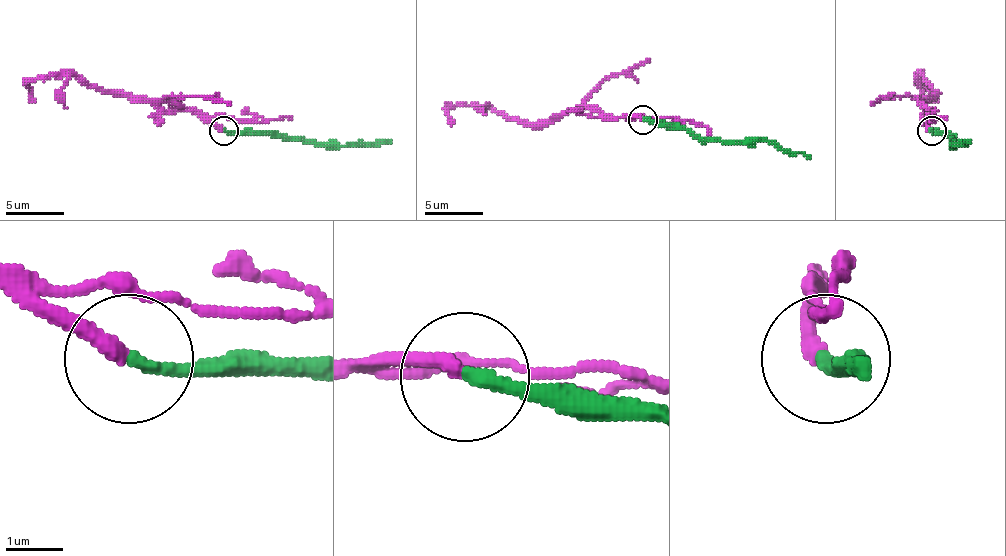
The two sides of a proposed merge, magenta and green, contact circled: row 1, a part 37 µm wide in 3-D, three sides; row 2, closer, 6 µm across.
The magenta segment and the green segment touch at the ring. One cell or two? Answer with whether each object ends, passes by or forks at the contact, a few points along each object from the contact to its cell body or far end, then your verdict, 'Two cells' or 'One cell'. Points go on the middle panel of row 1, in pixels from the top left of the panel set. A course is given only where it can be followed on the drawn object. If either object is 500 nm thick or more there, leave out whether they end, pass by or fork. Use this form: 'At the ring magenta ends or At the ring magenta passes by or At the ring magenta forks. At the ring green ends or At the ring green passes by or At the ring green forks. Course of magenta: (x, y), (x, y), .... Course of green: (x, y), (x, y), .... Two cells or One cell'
At the ring magenta ends. At the ring green ends. Course of magenta: (641, 120), (571, 111), (541, 123), (521, 123), (492, 109), (454, 106), (448, 111), (451, 126). Course of green: (643, 120), (678, 123), (702, 138), (775, 141), (810, 158). Two cells

